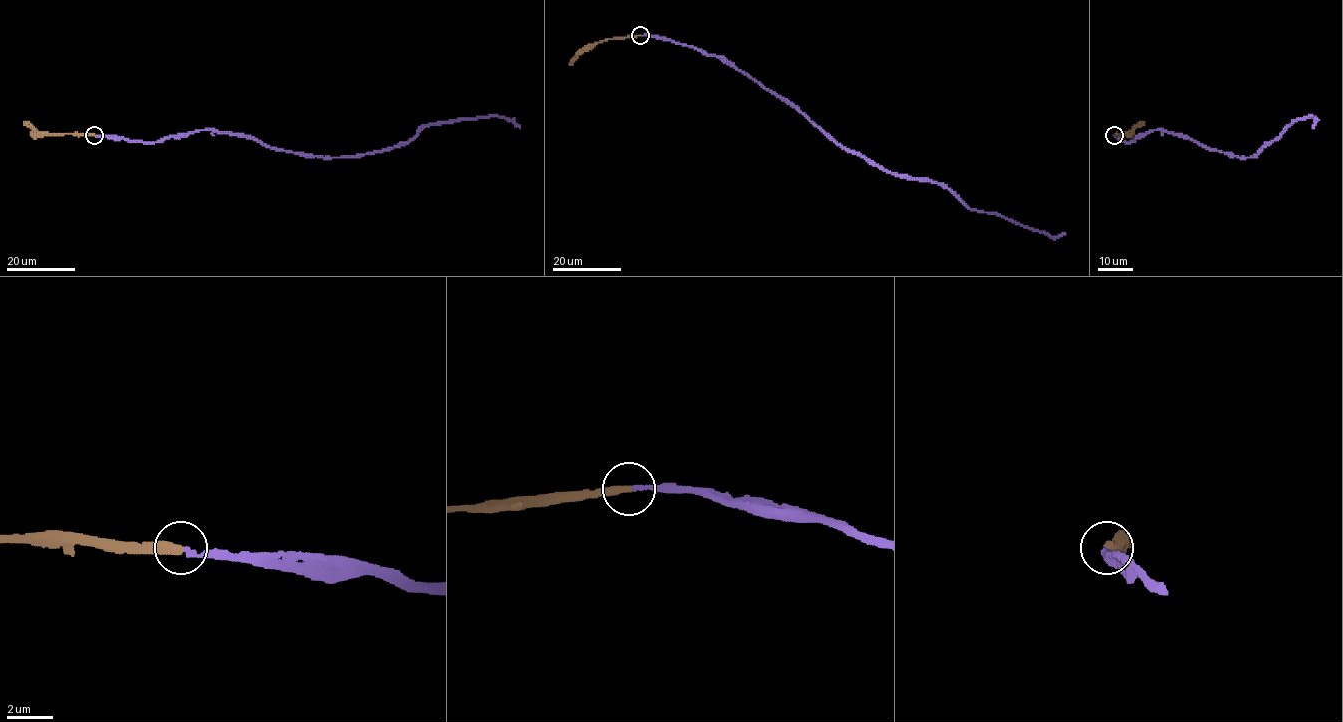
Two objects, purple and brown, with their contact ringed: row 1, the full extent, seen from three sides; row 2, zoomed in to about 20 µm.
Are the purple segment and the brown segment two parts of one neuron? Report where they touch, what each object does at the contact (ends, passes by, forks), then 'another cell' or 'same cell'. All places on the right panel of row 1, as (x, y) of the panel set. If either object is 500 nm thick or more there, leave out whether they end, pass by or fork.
(1114, 135) | purple ends | brown ends | same cell

